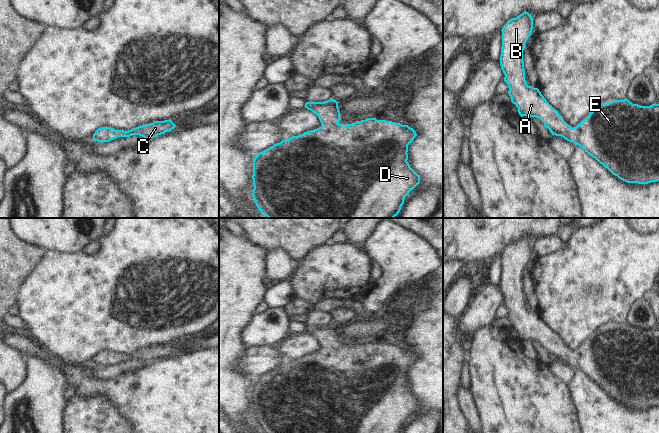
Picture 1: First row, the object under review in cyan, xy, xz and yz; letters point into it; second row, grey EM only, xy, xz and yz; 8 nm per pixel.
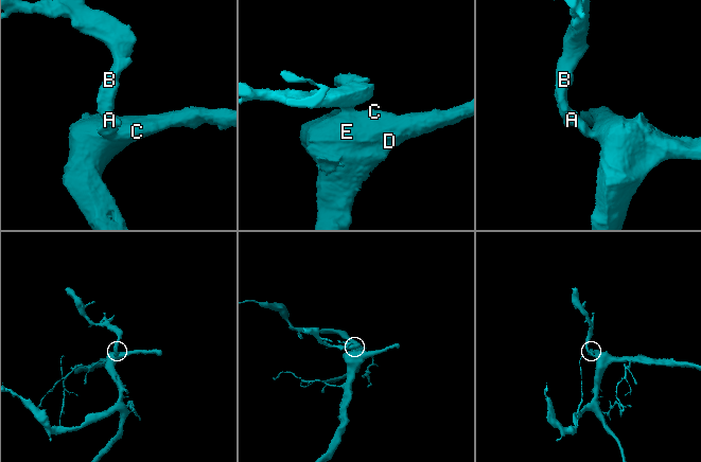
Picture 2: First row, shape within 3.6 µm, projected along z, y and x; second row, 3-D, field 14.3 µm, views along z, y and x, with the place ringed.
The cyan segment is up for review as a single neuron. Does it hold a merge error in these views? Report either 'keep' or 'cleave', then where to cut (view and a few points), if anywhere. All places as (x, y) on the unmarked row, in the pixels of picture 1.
keep | no cut

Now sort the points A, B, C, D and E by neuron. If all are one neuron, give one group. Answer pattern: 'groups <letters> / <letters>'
groups A B C D E

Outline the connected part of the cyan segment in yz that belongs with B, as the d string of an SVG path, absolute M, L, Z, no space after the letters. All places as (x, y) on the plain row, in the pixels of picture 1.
M524 235L516 242L512 242L502 252L502 271L500 279L501 293L505 299L504 305L508 308L508 318L511 326L518 332L521 341L530 340L539 342L550 354L552 359L561 360L575 369L579 369L585 376L595 382L600 388L607 392L613 399L627 407L648 408L659 405L659 328L641 330L633 328L627 322L624 324L613 324L608 328L600 328L593 333L589 339L577 350L571 351L563 341L544 322L538 312L528 310L525 304L523 285L523 274L533 253L533 242L531 238Z

